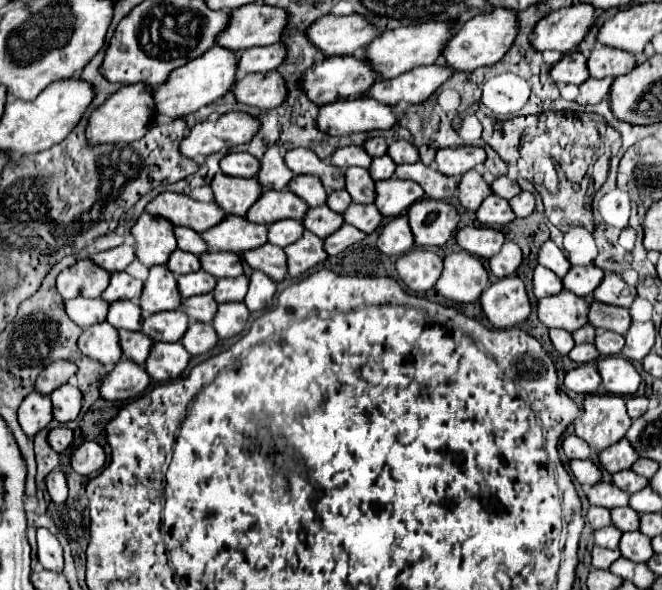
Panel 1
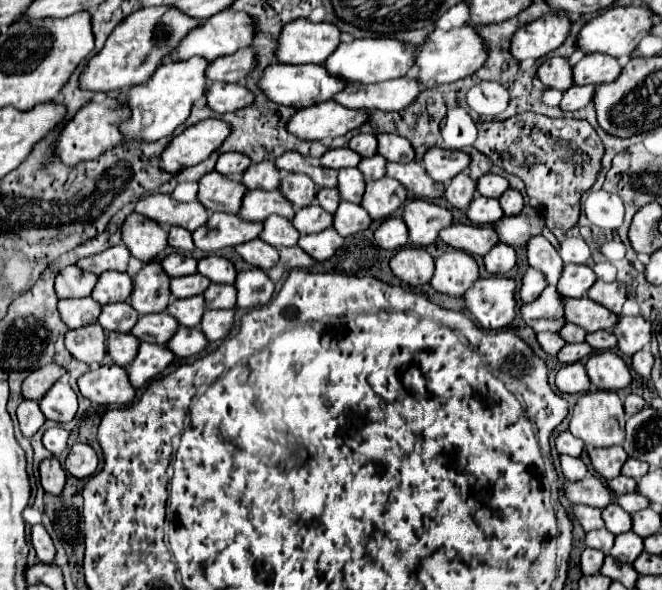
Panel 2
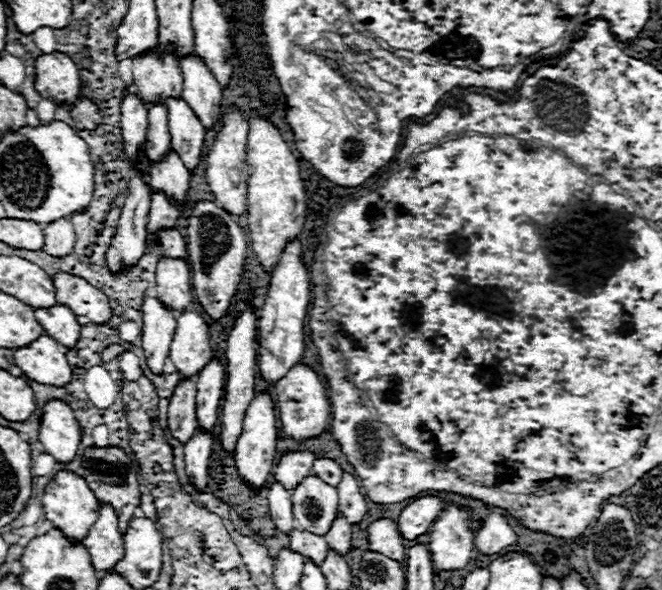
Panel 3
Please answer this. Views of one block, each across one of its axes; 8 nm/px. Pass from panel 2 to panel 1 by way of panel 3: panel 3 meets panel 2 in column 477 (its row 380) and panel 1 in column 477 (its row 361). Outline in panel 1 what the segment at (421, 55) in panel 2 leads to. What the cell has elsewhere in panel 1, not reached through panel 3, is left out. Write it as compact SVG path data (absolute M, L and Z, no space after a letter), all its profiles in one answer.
M494 8L486 14L478 14L472 20L468 20L466 24L462 24L454 38L450 40L450 44L446 46L444 52L444 60L450 68L454 70L474 70L480 66L492 66L496 64L512 46L512 42L516 40L520 30L520 22L518 22L518 14L510 8Z

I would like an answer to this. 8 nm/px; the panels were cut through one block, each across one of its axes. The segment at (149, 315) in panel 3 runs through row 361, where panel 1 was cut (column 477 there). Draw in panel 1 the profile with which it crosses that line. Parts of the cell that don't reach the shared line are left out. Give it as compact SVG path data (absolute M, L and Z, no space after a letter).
M458 146L458 148L442 148L436 154L436 168L446 176L460 178L464 172L484 164L486 152L480 146Z

